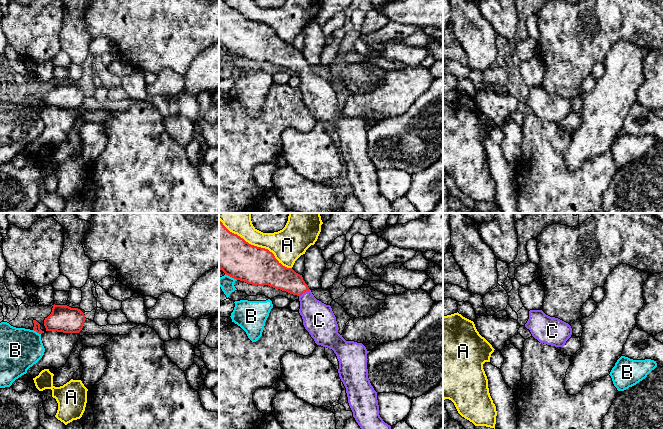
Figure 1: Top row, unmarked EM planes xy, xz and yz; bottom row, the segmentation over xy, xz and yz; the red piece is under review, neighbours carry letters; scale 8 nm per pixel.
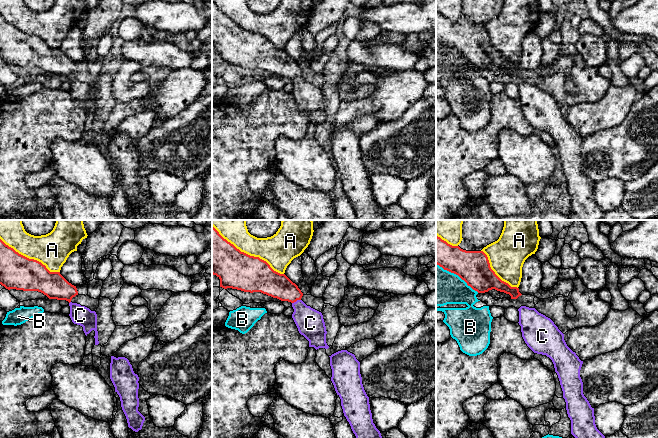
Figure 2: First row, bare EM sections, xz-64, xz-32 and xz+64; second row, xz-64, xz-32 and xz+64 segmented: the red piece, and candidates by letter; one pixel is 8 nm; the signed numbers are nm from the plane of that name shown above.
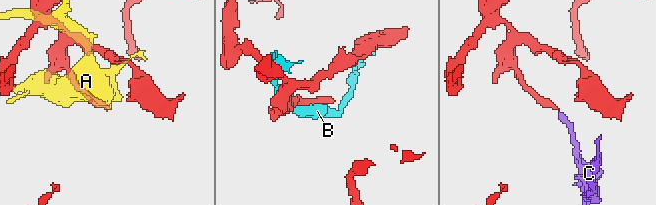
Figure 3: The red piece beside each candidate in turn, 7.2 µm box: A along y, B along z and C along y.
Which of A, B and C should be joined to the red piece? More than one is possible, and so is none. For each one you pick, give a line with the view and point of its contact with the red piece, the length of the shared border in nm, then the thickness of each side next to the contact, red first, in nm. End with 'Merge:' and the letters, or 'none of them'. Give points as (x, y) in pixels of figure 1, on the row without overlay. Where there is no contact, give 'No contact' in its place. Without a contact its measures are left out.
C: Touches red at xz (304, 68). Shared border 110 nm. Thickness 190 nm (red) against 260 nm
Merge: C

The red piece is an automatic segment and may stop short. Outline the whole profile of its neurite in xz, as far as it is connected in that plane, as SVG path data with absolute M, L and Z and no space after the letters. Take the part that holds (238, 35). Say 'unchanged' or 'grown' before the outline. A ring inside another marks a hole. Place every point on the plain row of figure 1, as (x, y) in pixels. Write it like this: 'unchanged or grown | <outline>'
grown | M219 0L219 45L226 51L248 60L264 62L297 71L300 77L299 89L303 101L317 121L332 125L339 137L339 153L343 158L353 193L362 205L364 213L392 213L391 202L379 191L377 168L368 154L367 125L362 119L346 117L338 109L336 93L330 81L317 76L303 56L302 51L292 44L283 42L268 25L249 20L243 14Z

